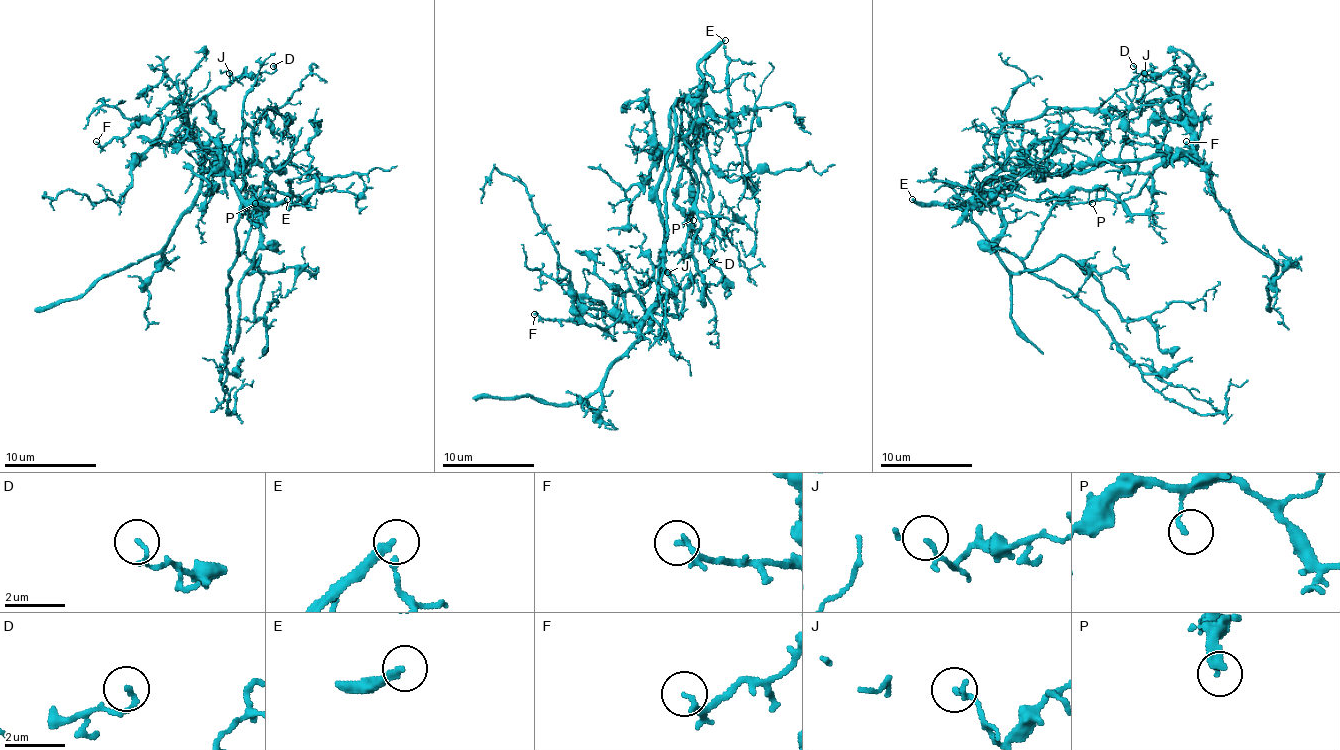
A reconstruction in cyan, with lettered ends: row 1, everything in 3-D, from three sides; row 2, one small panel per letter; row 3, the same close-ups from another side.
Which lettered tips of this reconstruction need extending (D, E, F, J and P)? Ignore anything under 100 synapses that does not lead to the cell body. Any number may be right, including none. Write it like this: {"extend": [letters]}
{"extend": ["E"]}

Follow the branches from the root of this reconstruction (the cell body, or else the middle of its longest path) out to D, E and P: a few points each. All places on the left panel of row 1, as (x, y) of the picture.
D: (220, 174), (222, 158), (199, 148), (188, 112), (245, 68), (261, 75), (273, 73), (273, 66)
E: (220, 174), (229, 174), (232, 185), (245, 199), (255, 199), (264, 206), (261, 203), (282, 203), (287, 199)
P: (220, 174), (227, 171), (232, 176), (241, 201), (236, 256), (248, 238), (255, 190), (255, 203)

